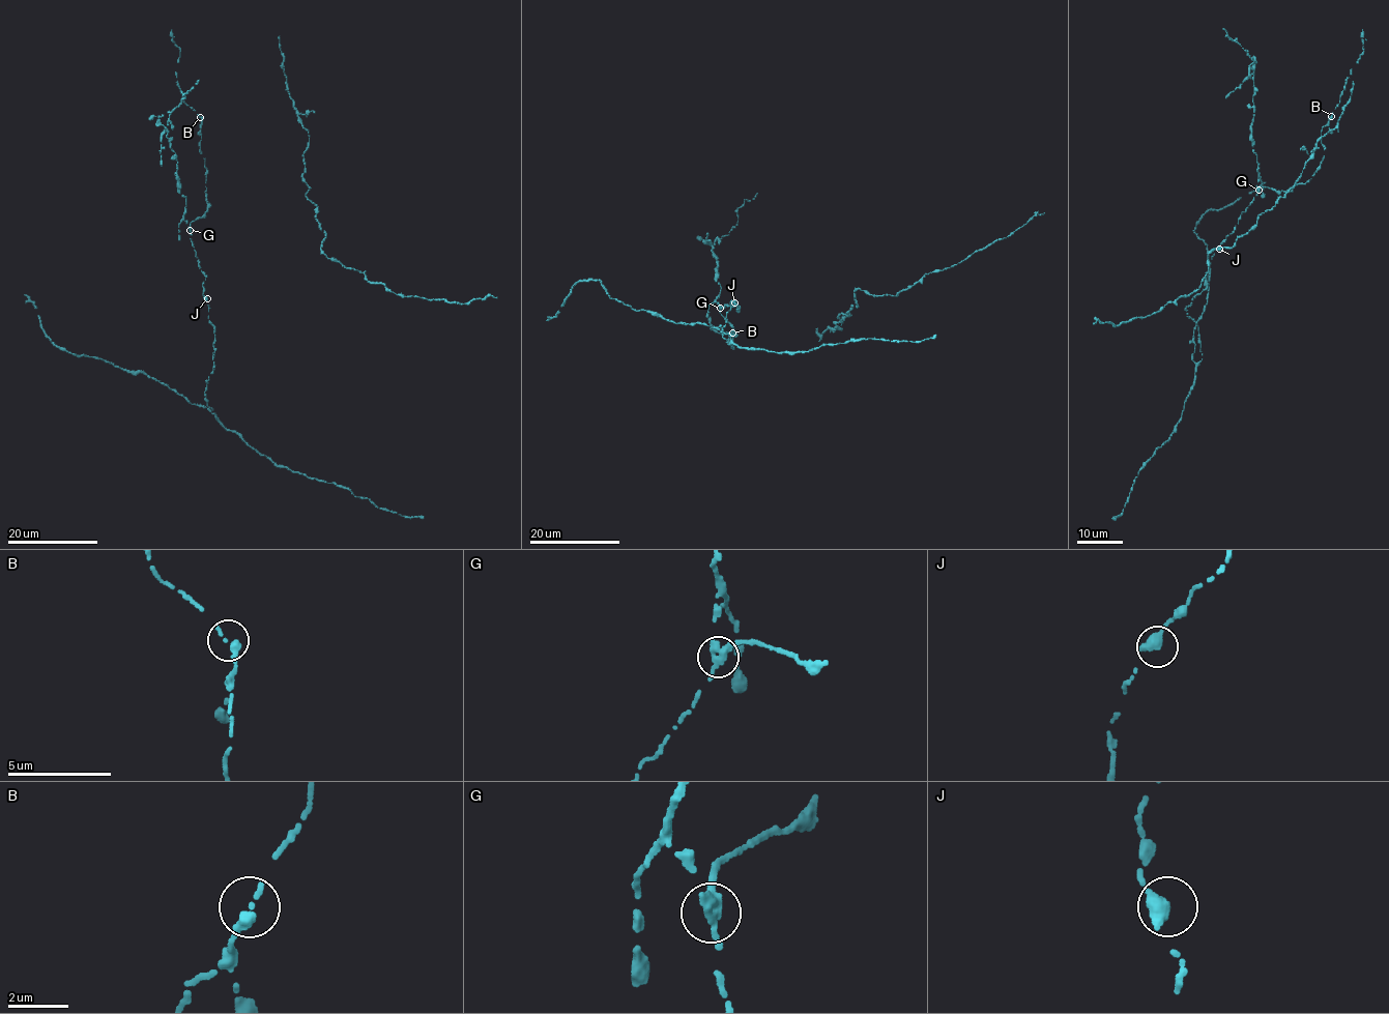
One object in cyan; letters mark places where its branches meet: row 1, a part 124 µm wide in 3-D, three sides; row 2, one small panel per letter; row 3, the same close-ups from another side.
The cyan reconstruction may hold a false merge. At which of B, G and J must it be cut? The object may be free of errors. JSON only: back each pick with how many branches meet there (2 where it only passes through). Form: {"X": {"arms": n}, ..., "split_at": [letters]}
{"G": {"arms": 1}, "split_at": ["G"]}

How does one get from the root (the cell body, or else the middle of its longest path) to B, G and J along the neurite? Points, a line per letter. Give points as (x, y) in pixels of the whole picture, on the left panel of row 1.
B: (206, 177), (200, 149), (200, 117)
G: (206, 177), (206, 211), (191, 222), (190, 230)
J: (206, 177), (206, 211), (191, 222), (190, 238), (205, 277), (203, 294), (207, 298)

